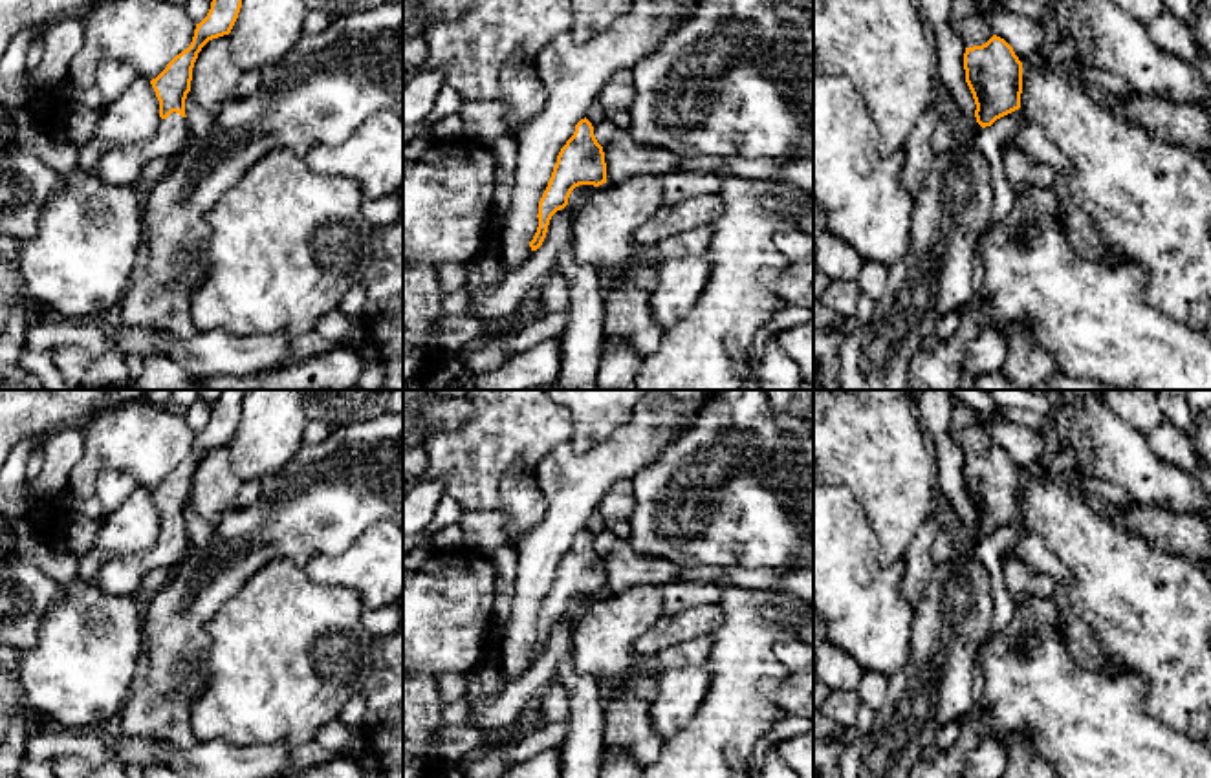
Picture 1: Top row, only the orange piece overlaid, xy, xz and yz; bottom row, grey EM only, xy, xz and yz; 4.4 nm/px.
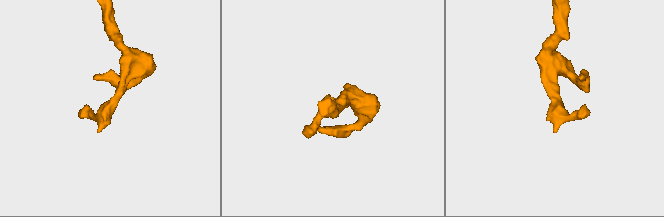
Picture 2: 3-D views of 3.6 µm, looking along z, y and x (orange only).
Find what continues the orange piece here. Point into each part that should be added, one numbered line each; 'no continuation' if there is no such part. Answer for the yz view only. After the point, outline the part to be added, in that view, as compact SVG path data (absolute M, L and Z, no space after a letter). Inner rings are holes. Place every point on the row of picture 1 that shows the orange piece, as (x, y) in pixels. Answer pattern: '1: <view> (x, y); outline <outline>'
1: yz (970, 134); outline M975 123L971 126L962 124L960 137L962 137L962 141L976 143L980 130L982 130L982 126L978 123Z

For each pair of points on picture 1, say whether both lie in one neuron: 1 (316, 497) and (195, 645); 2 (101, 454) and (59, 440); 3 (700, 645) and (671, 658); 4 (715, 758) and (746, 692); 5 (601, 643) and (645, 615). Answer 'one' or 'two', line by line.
1: one
2: two
3: one
4: one
5: one

